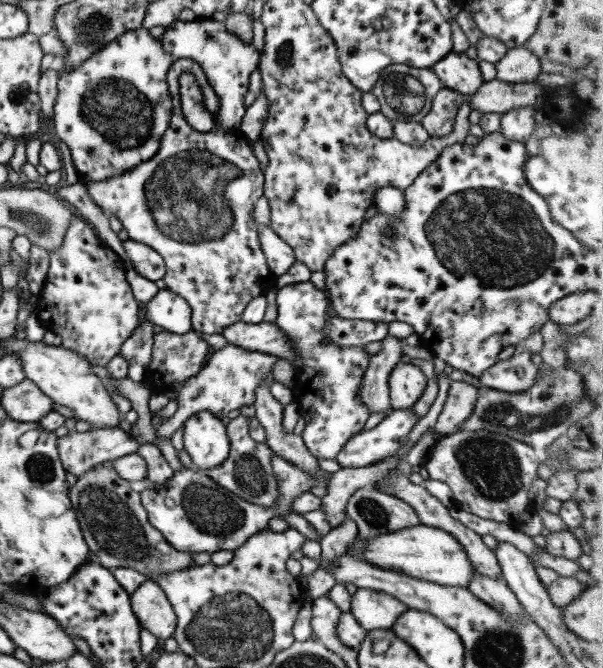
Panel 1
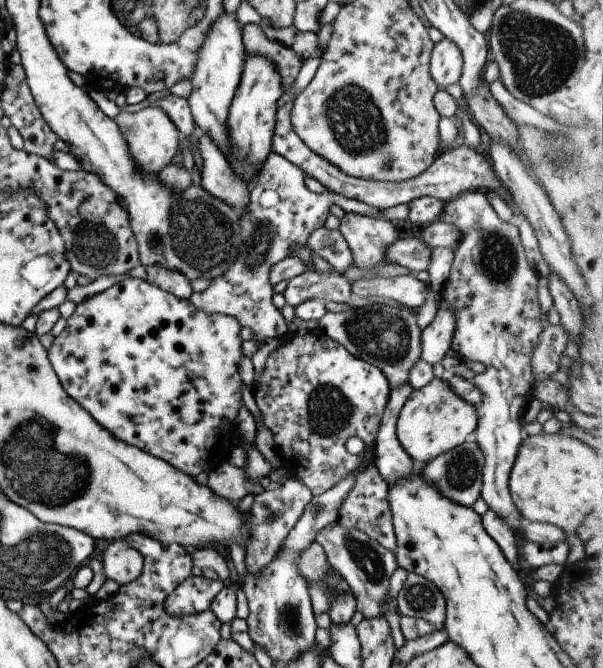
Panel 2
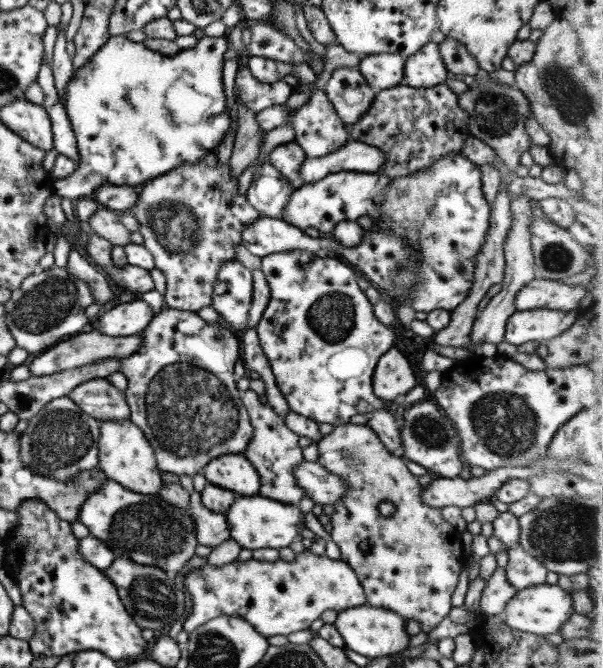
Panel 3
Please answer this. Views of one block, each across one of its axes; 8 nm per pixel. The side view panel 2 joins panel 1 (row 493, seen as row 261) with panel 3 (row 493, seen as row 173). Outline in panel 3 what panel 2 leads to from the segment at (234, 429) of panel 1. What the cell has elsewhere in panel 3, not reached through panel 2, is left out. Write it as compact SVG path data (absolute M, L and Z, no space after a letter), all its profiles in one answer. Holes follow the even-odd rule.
M246 389L241 392L240 399L253 427L251 440L247 442L243 454L259 475L257 494L277 502L296 505L303 495L303 490L297 486L293 478L293 469L302 461L302 448L297 443L299 435L285 426L284 419L279 417L268 403L261 404L260 397L253 390Z

